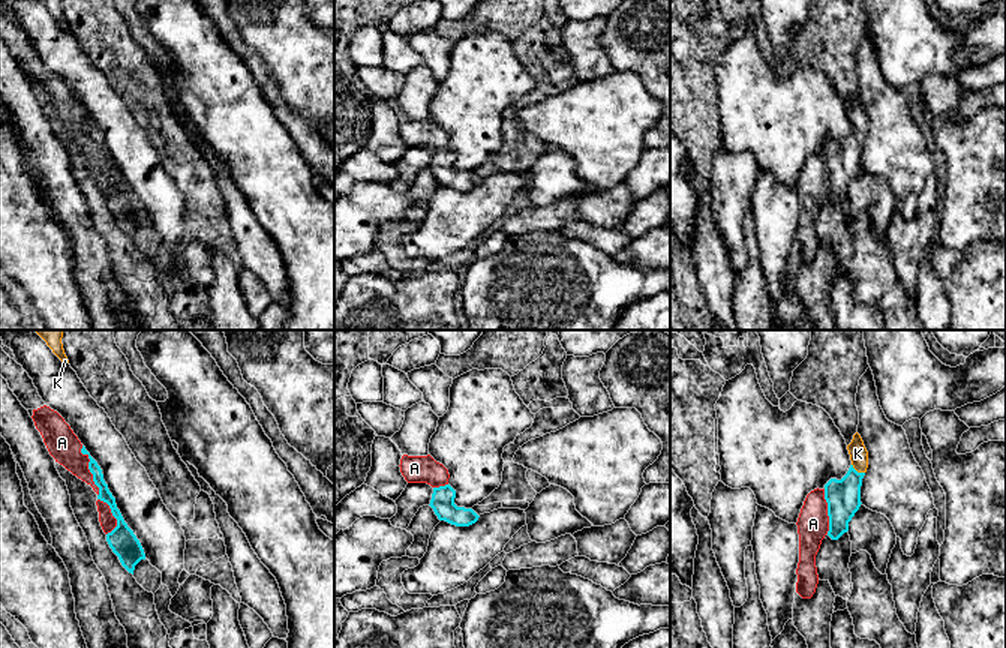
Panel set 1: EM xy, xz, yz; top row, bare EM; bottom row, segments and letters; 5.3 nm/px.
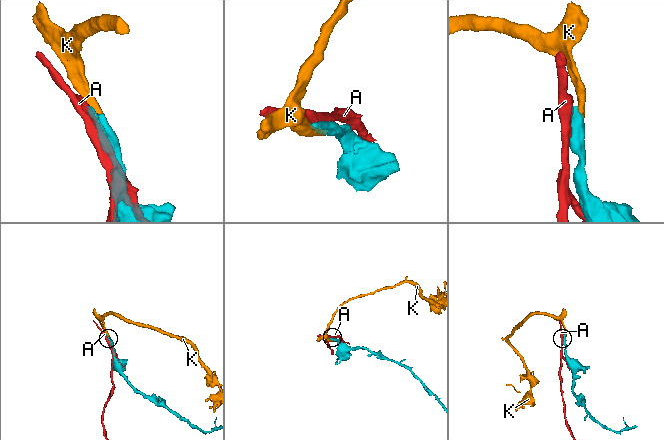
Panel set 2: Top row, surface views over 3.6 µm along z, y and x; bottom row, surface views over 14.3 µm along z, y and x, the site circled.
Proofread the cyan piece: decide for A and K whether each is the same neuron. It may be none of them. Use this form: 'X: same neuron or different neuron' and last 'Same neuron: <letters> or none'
A: different neuron
K: same neuron
Same neuron: K

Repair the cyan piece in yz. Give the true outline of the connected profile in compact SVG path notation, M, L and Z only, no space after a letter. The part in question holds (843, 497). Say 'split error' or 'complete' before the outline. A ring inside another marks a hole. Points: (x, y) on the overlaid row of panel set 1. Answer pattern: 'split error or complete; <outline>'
split error; M856 432L847 446L852 465L841 478L831 478L825 484L825 500L828 502L829 531L832 540L838 540L849 531L849 522L861 507L861 486L868 468L868 452L861 435Z

